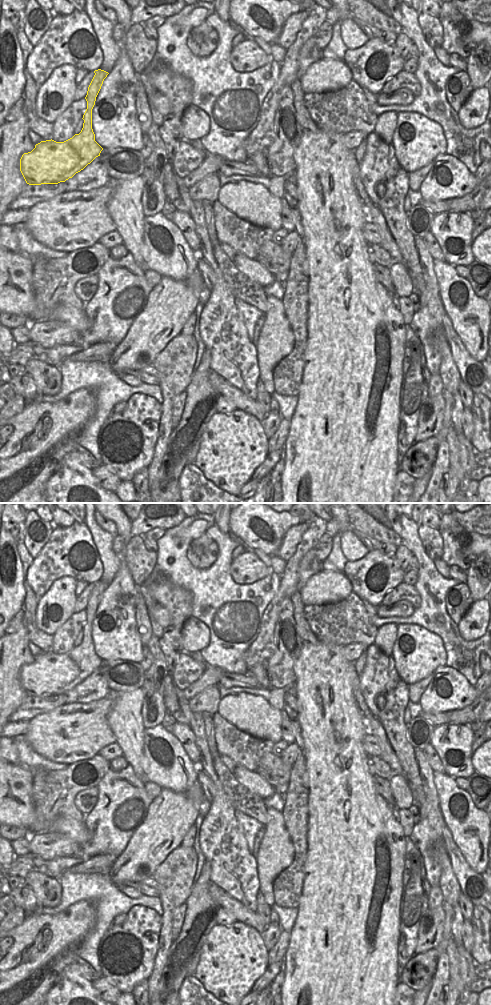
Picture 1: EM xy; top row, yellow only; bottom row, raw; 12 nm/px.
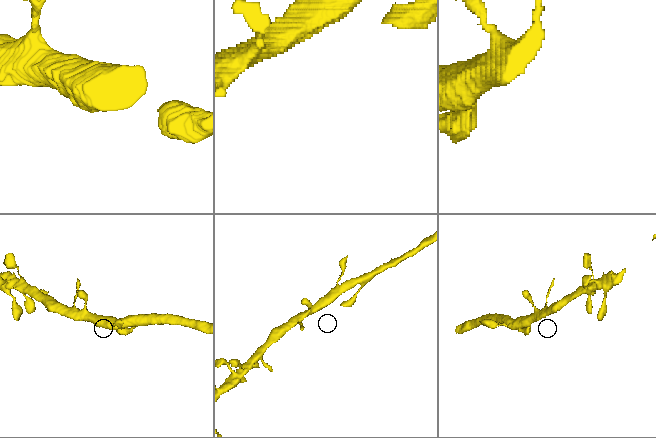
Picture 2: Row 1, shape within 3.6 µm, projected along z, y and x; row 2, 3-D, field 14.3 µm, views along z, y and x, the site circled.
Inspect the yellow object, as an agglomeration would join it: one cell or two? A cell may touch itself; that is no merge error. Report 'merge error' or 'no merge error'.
no merge error

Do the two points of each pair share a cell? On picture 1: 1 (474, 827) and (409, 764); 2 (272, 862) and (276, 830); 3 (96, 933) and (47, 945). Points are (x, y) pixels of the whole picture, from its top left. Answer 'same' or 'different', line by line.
1: different
2: same
3: different

